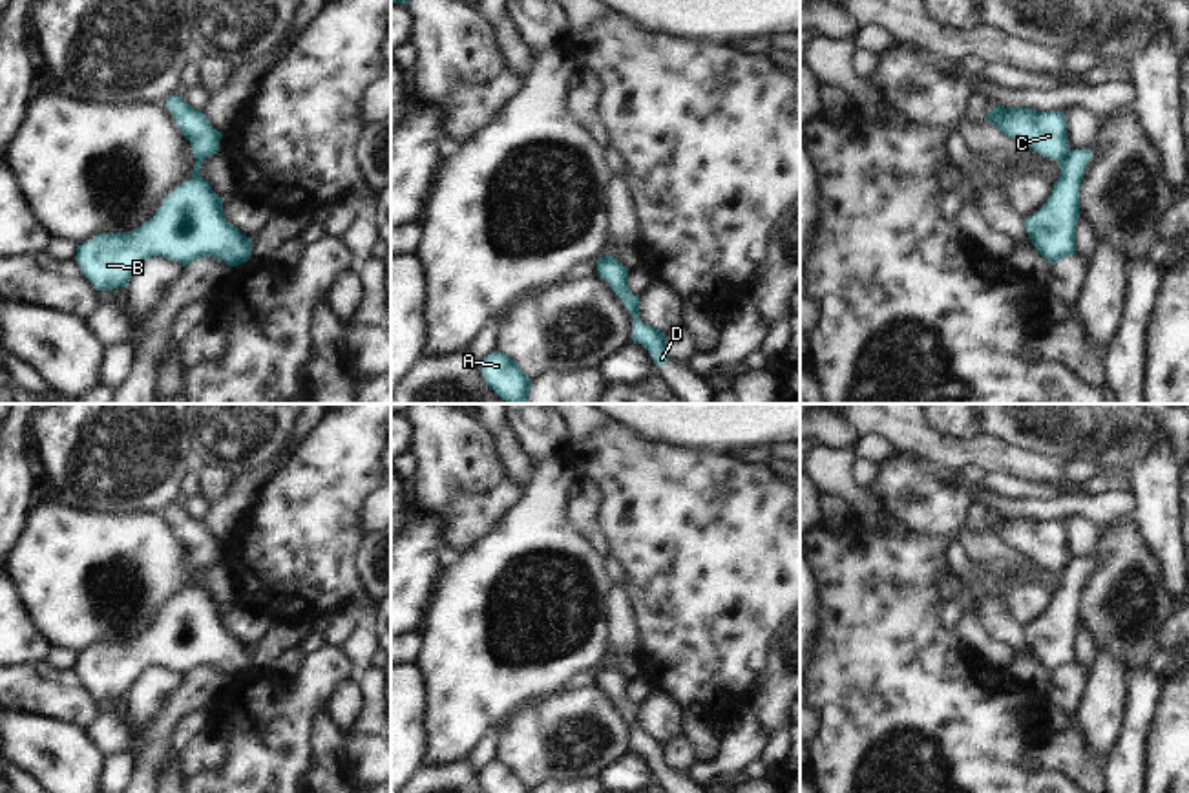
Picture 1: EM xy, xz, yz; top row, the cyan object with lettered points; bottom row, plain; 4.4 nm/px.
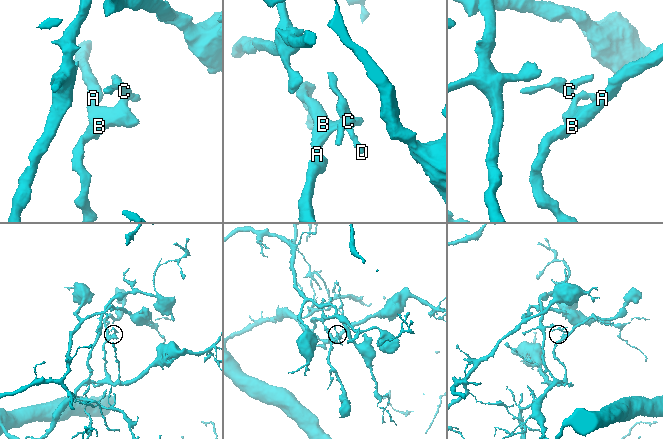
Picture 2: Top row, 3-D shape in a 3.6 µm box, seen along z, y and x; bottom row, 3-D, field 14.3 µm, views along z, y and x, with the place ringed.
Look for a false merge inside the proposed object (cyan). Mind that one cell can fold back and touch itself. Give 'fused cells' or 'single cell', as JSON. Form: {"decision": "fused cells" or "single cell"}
{"decision": "fused cells"}

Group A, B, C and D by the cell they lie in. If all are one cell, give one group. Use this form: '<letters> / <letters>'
A B D / C

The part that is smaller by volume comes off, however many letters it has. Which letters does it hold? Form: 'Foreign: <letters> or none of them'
Foreign: C

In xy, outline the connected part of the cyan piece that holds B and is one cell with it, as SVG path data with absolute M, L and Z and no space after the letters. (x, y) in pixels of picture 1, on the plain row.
M203 570L194 574L192 588L177 596L155 625L133 641L99 643L77 654L86 687L99 700L126 696L152 665L179 671L219 667L228 676L250 669L252 647L241 643L223 625L223 610L199 585Z

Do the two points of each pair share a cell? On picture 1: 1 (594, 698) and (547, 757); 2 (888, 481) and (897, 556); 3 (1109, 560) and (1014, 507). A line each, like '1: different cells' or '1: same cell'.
1: same cell
2: different cells
3: different cells

